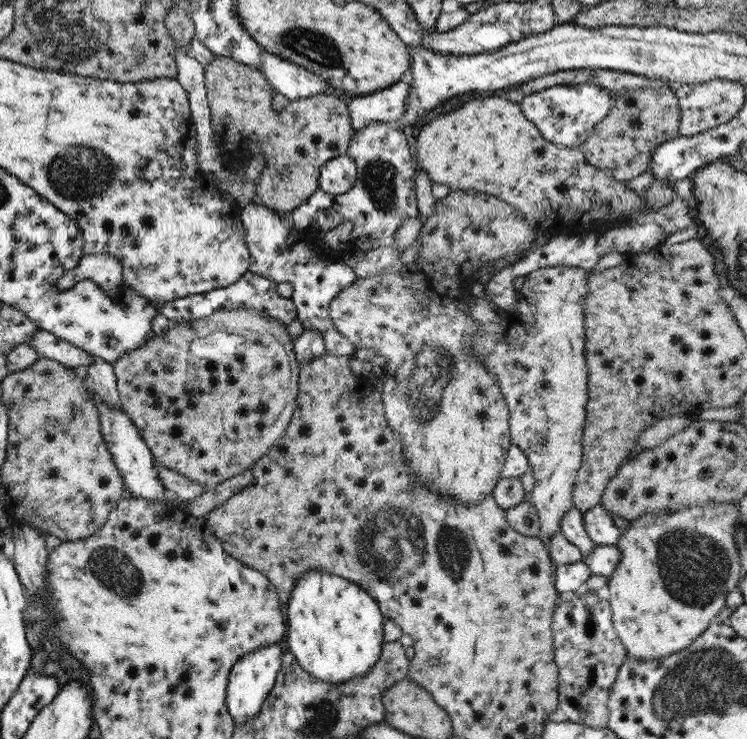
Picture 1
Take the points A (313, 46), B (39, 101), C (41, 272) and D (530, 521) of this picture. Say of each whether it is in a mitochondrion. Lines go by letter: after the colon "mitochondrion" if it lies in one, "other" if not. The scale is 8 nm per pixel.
A: mitochondrion
B: other
C: other
D: other

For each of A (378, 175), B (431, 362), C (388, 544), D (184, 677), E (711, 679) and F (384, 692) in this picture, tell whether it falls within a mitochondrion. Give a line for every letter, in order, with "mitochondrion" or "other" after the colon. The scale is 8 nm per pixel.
A: mitochondrion
B: mitochondrion
C: mitochondrion
D: other
E: mitochondrion
F: other

